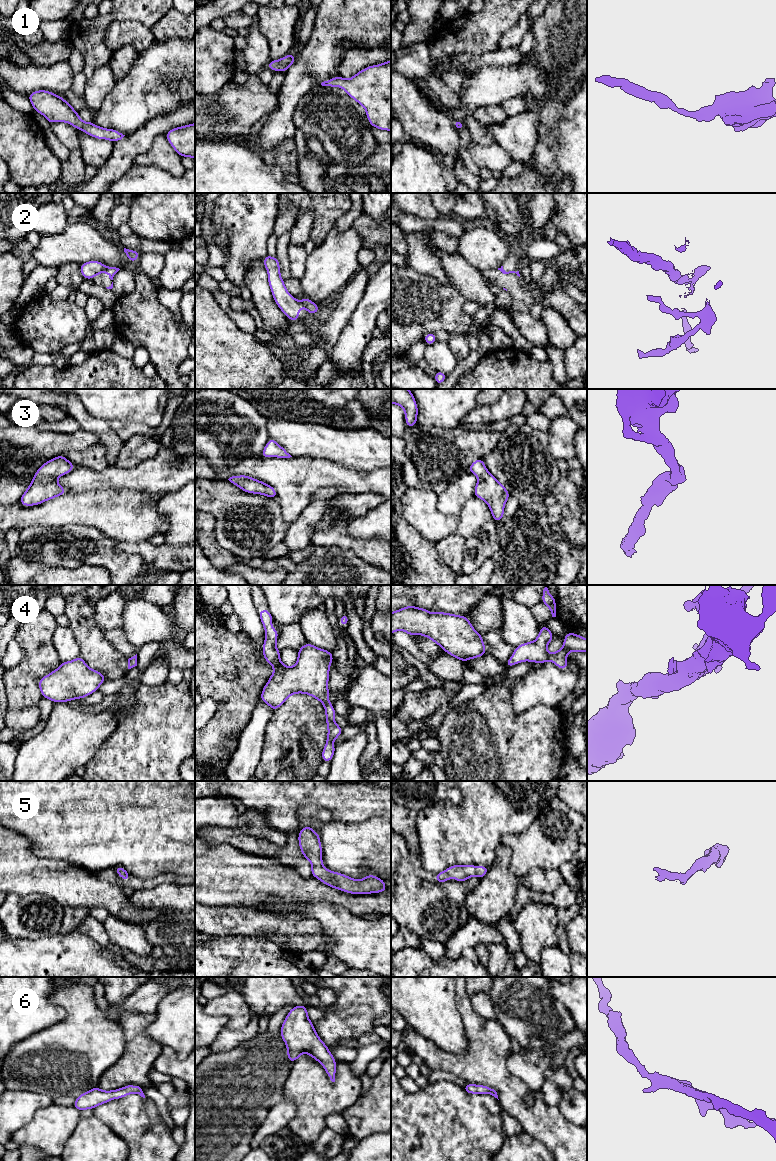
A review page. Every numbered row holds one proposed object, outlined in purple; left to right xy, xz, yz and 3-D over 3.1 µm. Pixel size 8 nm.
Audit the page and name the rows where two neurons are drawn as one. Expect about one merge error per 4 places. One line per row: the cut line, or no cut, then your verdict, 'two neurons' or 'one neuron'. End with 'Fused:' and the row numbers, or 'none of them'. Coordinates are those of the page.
1: cut none; one neuron
2: cut xy (106, 267), (103, 271); two neurons
3: cut none; one neuron
4: cut none; one neuron
5: cut none; one neuron
6: cut none; one neuron
Fused: 2

